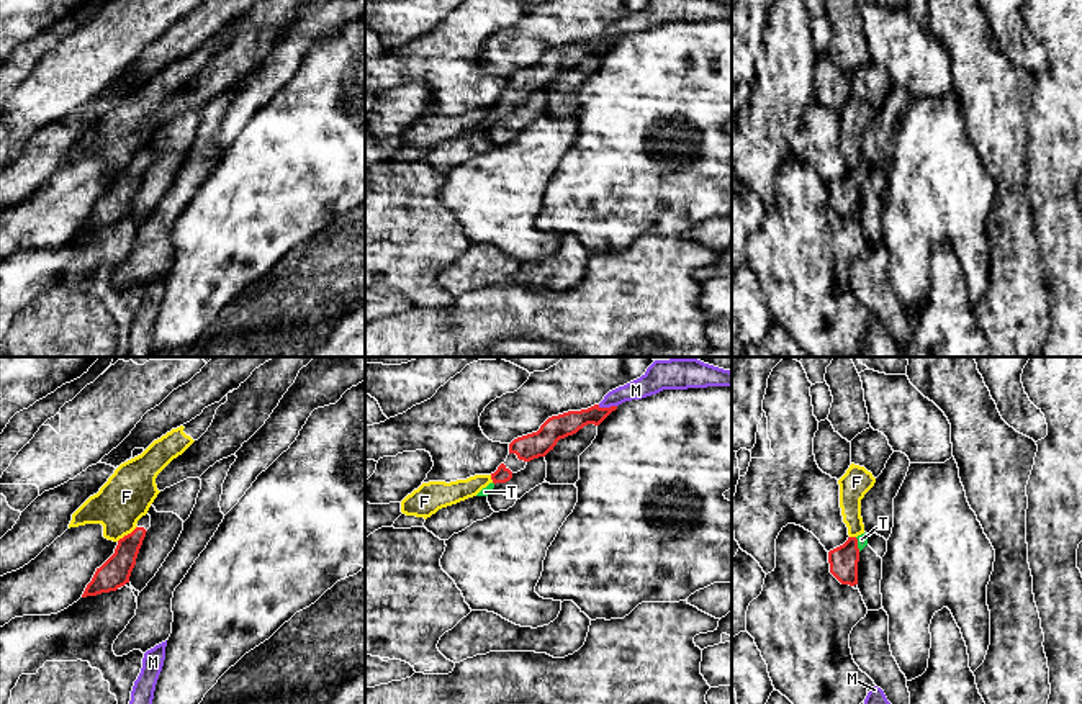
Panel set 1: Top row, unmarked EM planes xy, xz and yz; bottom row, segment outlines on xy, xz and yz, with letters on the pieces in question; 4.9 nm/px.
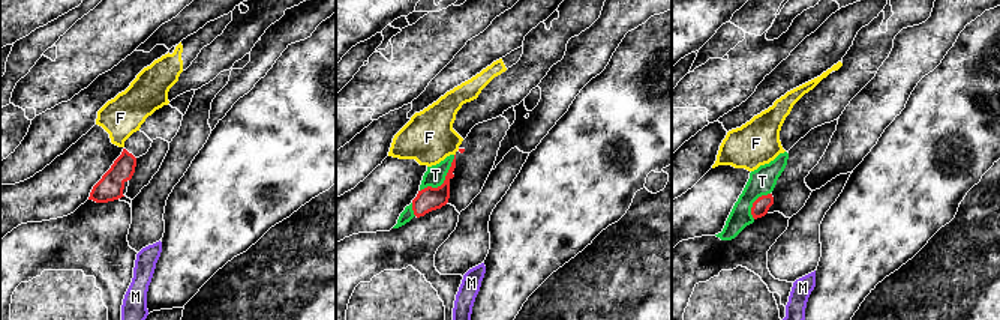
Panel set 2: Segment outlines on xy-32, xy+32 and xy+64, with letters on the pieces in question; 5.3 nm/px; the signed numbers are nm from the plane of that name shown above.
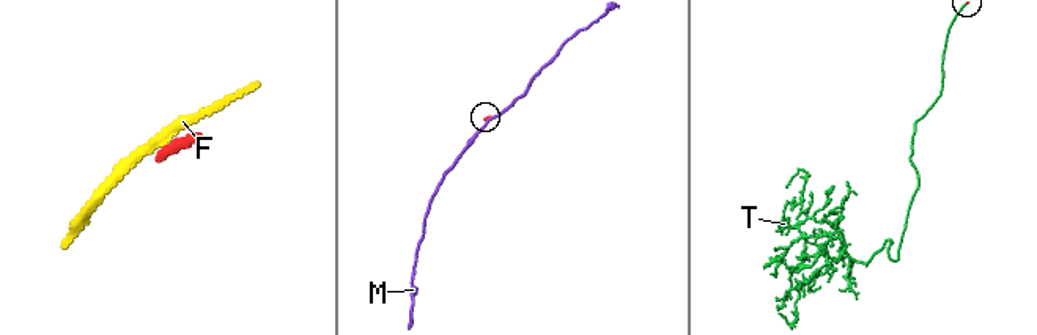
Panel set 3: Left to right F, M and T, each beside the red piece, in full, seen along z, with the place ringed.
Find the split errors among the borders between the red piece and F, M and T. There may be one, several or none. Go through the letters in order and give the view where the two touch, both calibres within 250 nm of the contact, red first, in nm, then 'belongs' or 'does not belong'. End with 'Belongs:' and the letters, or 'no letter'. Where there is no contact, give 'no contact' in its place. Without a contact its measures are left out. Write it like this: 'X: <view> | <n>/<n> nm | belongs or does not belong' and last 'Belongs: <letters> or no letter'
F: xy | 150/240 nm | does not belong
M: xz | 120/110 nm | does not belong
T: yz | 140/50 nm | belongs
Belongs: T

